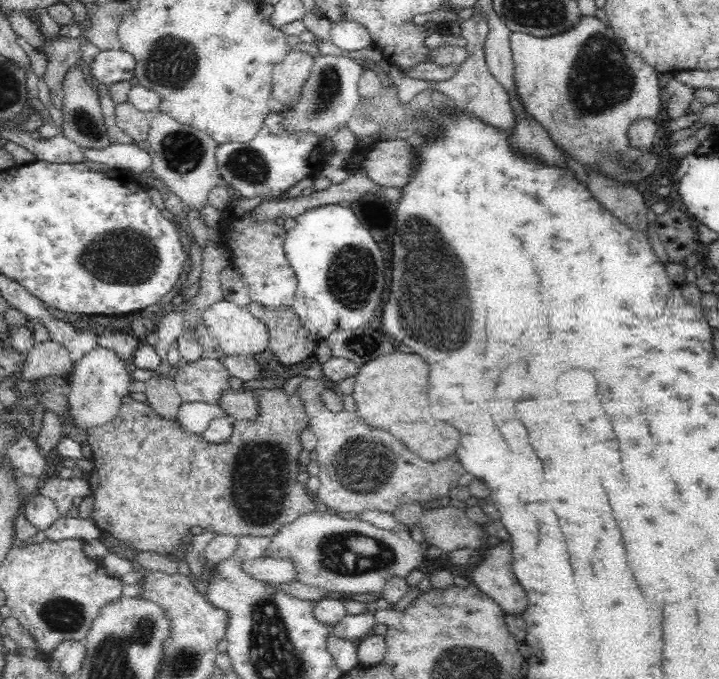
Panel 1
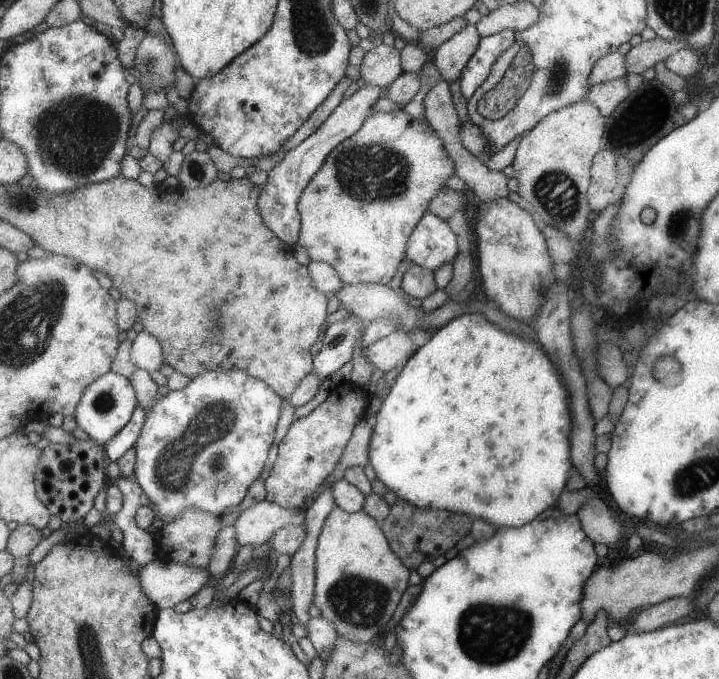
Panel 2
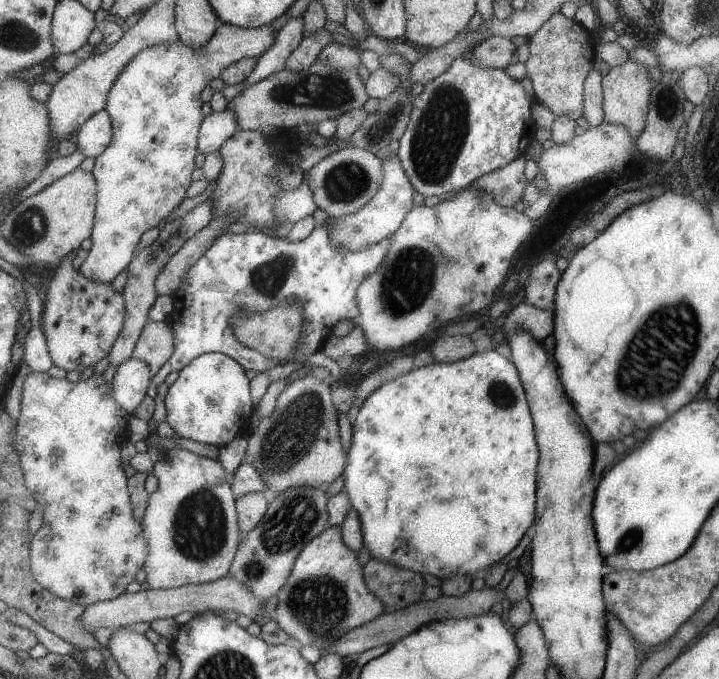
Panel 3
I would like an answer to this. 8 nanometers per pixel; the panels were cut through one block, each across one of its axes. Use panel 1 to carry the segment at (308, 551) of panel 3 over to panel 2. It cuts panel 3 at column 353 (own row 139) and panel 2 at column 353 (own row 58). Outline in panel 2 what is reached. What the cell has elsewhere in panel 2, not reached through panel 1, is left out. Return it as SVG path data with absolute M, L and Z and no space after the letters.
M336 506L327 516L321 530L315 552L315 589L313 603L320 609L320 617L332 622L340 637L355 643L374 641L390 622L402 594L408 588L407 566L391 549L380 522L372 515L362 511L349 513Z

